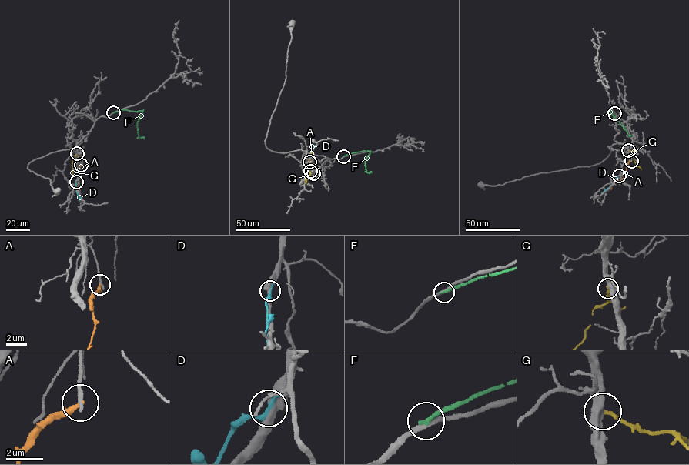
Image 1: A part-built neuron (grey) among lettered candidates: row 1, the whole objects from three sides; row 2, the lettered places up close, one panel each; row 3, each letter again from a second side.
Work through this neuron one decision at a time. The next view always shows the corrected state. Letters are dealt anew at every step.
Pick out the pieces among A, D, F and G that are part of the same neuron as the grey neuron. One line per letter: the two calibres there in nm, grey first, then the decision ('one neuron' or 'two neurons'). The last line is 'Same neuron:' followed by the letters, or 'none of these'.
A: calibres 240 and 300 nm; two neurons
D: calibres 480 and 280 nm; two neurons
F: calibres 220 and 240 nm; two neurons
G: calibres 500 and 240 nm; two neurons
Same neuron: none of these

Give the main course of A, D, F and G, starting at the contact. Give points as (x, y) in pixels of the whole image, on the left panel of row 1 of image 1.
A: (81, 165), (76, 188), (78, 196)
D: (76, 181), (80, 200)
F: (114, 112), (123, 109), (142, 111), (137, 128), (138, 137), (144, 137)
G: (77, 153), (72, 161), (72, 174)

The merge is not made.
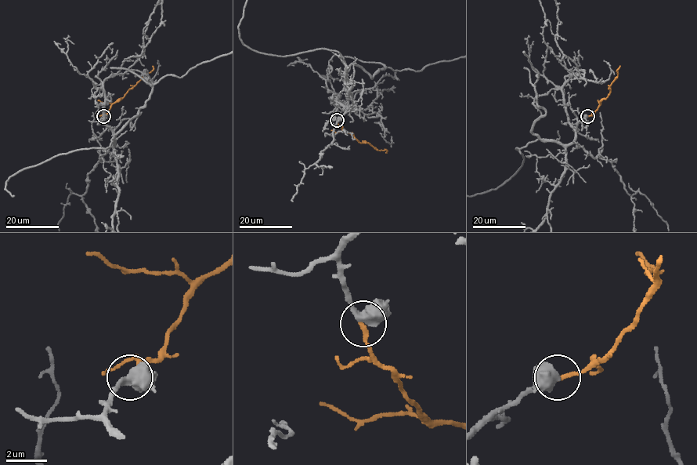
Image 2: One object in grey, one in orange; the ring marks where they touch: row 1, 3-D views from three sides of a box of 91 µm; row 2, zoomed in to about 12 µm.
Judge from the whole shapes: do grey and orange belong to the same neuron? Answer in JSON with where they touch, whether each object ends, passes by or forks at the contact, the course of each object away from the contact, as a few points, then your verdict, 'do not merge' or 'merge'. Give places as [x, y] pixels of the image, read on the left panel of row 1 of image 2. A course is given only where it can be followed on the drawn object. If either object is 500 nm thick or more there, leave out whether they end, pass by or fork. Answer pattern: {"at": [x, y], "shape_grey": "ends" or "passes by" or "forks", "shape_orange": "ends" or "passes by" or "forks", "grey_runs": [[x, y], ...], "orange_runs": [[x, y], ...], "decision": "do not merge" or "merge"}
{"at": [103, 116], "orange_runs": [[103, 116], [112, 104], [153, 69], [153, 66]], "decision": "merge"}

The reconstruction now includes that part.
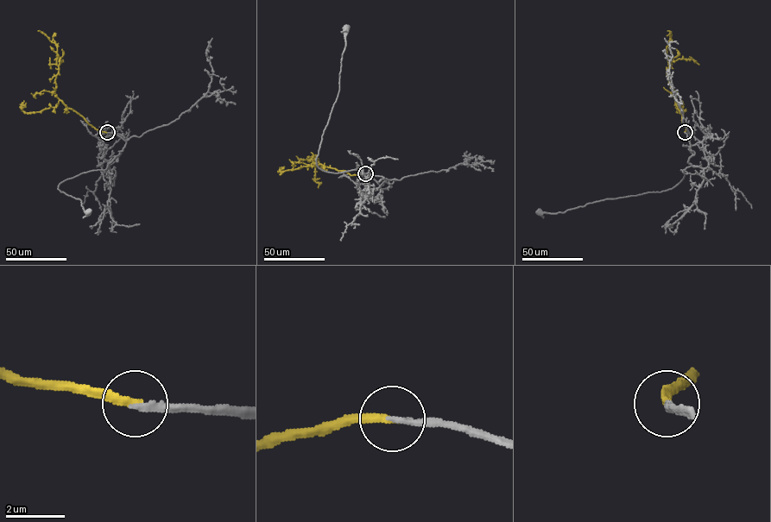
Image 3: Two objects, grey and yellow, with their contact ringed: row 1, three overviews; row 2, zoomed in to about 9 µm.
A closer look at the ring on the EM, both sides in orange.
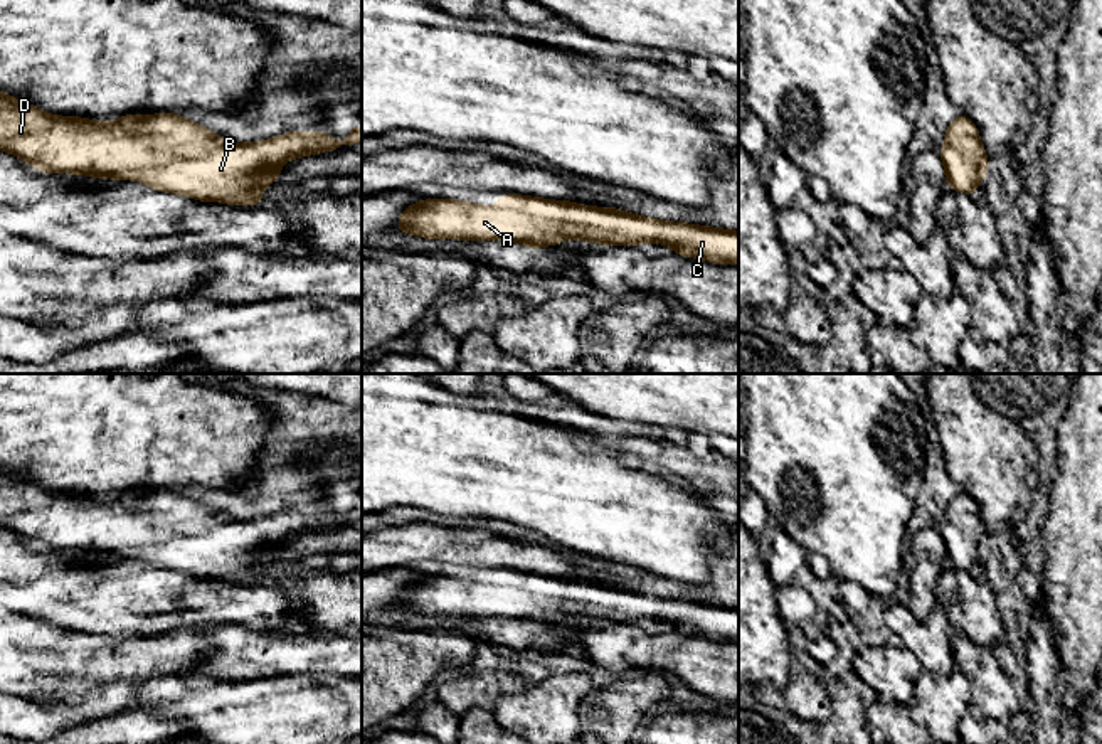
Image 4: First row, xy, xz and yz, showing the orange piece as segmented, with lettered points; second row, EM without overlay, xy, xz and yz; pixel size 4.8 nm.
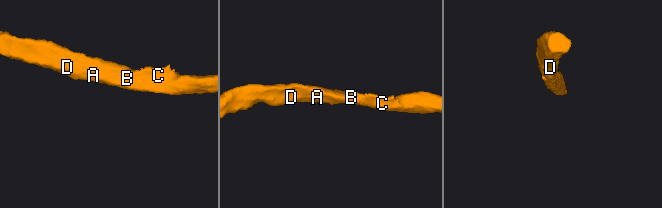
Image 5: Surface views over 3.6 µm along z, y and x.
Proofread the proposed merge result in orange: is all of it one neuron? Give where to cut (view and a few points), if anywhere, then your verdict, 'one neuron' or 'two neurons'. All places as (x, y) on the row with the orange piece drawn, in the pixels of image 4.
no cut | one neuron

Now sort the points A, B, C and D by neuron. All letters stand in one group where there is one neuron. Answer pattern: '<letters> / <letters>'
A B C D

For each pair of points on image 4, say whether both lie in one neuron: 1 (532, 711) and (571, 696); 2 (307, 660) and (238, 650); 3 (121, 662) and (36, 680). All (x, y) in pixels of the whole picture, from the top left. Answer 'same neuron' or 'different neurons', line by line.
1: same neuron
2: same neuron
3: same neuron

